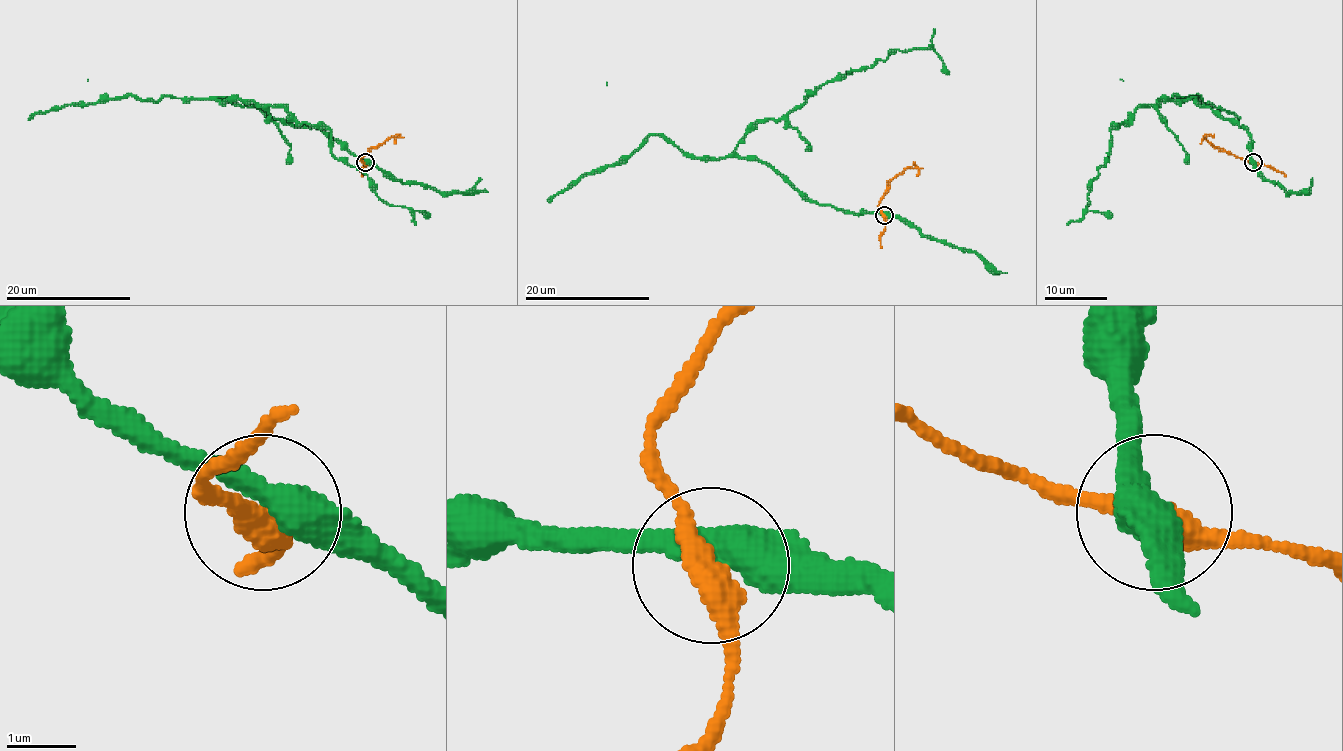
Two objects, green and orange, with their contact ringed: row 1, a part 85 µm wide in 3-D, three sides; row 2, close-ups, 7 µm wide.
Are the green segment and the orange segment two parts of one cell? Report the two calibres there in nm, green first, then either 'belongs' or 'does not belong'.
440 nm thick on the green side, 360 nm on the other; does not belong

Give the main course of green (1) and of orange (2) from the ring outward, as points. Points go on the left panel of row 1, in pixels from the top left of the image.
1: (366, 162), (319, 129), (216, 100), (285, 106), (324, 125), (331, 154), (380, 198), (430, 217)
2: (364, 162), (360, 159), (397, 134)

